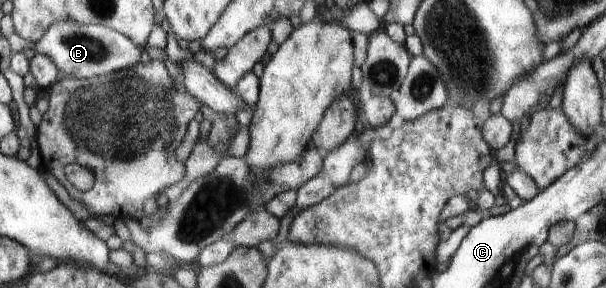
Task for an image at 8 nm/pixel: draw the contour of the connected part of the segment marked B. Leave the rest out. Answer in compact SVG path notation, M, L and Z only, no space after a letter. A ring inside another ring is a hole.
M64 20L48 29L33 50L36 54L48 56L64 76L86 79L110 76L121 69L132 68L139 64L141 55L141 48L133 45L125 34L111 30L105 25L75 24Z

